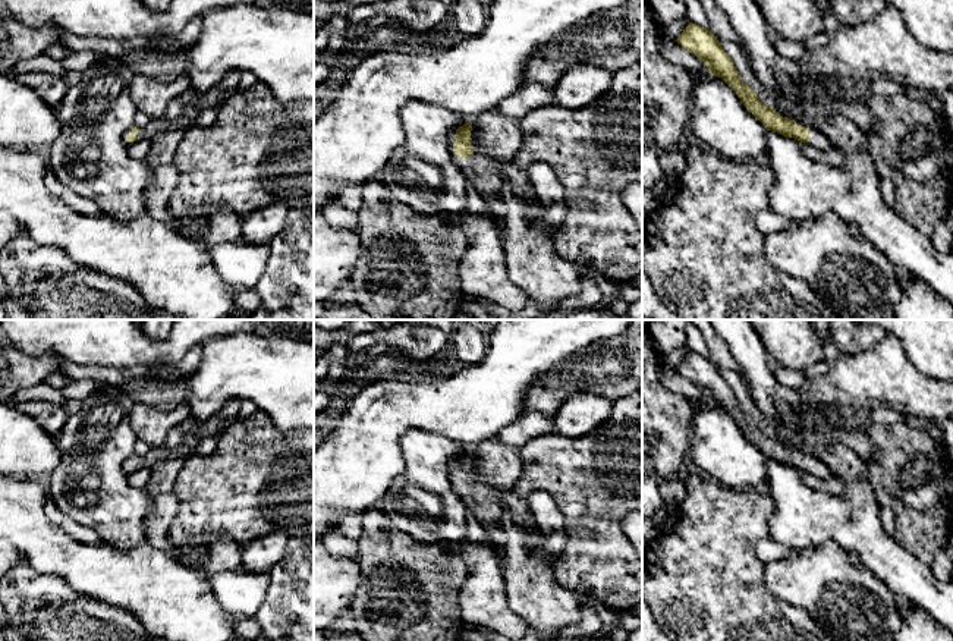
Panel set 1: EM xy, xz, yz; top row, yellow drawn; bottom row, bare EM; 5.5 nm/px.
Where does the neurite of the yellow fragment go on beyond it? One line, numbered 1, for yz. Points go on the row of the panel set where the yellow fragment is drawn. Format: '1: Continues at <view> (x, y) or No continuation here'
1: Continues at yz (818, 140)

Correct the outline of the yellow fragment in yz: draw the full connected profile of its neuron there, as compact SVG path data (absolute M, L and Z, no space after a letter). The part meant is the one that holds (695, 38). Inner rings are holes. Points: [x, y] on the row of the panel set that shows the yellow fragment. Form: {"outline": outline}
{"outline": "M689 22L676 41L701 59L714 76L721 78L737 94L748 111L752 113L767 131L795 138L801 142L811 142L820 150L831 150L831 142L823 132L809 131L764 106L758 100L755 91L742 81L735 63L711 31Z"}

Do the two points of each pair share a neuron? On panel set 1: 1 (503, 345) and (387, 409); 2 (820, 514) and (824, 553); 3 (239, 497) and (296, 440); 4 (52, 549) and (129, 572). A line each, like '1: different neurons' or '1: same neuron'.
1: same neuron
2: different neurons
3: same neuron
4: same neuron

